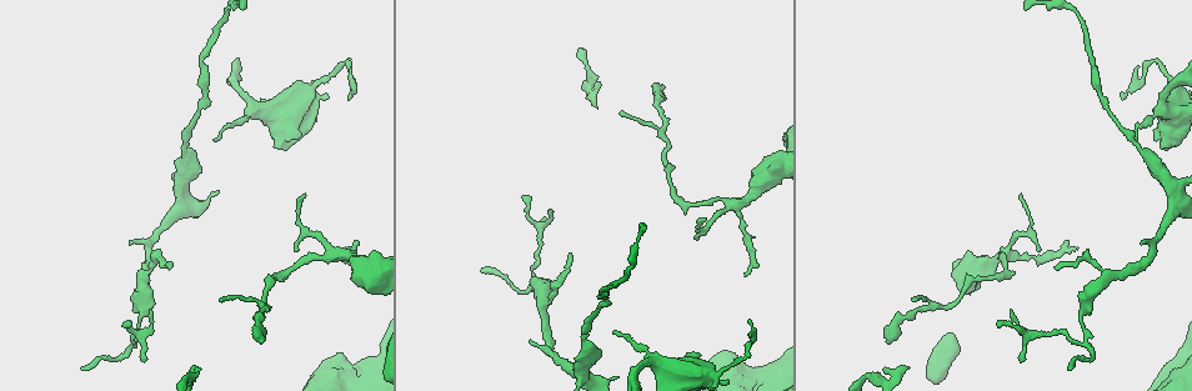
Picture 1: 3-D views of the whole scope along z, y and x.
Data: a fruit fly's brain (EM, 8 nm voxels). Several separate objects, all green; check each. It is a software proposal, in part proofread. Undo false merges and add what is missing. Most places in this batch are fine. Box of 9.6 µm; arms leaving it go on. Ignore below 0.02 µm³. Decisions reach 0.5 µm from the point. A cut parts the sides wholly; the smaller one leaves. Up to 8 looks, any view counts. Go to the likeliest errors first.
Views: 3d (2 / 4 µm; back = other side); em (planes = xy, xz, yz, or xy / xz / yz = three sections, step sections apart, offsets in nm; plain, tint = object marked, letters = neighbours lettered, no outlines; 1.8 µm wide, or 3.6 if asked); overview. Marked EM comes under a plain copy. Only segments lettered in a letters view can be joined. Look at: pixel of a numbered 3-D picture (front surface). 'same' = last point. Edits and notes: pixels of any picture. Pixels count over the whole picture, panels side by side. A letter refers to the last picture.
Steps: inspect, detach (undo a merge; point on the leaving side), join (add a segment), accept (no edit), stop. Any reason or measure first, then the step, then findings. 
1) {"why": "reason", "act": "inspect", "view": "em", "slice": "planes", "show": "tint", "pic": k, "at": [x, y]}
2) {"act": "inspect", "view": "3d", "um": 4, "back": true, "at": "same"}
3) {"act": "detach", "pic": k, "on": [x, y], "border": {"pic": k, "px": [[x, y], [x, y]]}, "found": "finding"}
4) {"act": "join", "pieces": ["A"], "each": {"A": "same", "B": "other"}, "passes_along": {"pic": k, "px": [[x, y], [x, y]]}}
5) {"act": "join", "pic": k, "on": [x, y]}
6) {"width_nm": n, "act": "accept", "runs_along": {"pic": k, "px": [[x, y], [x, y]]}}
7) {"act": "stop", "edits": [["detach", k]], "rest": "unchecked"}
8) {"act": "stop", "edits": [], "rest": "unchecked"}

{"why": "thin end", "act": "inspect", "view": "3d", "um": 2, "back": true, "pic": 1, "at": [661, 84]}

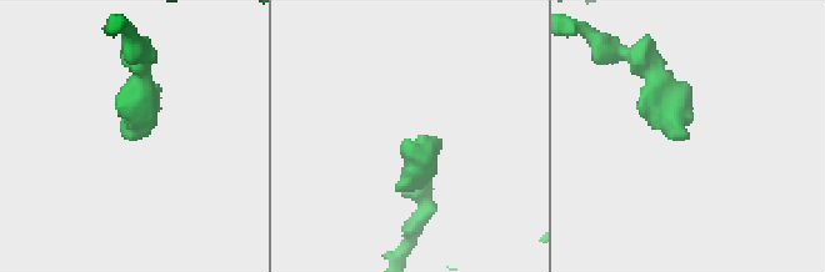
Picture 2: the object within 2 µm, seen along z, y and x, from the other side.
{"act": "inspect", "view": "em", "slice": "yz", "step": 8, "show": "letters", "pic": 2, "at": [122, 132]}

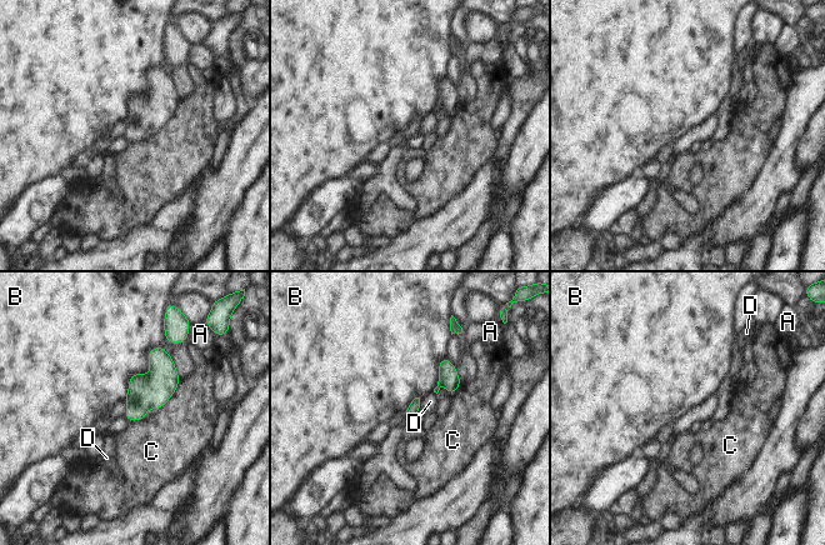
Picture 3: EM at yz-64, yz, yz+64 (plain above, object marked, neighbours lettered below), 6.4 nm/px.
{"act": "inspect", "view": "em", "slice": "planes", "show": "letters", "at": "same"}

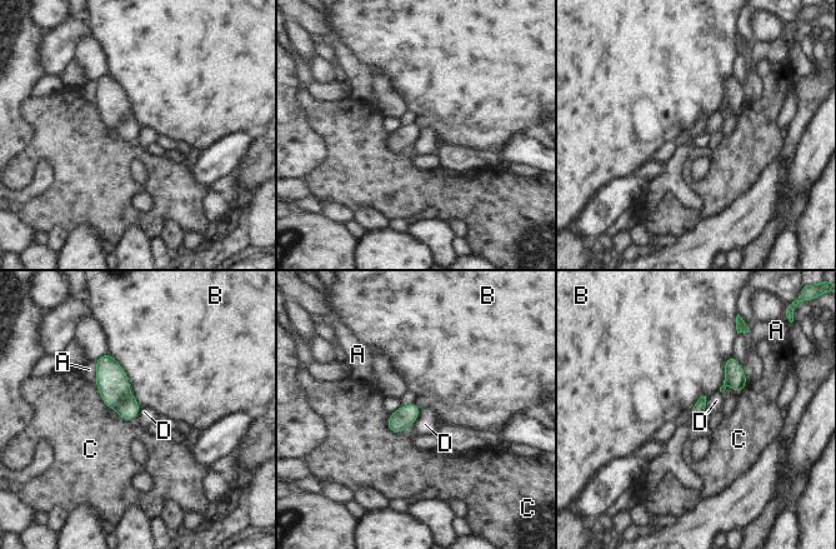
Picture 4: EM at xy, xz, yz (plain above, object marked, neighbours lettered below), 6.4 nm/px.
{"act": "accept", "each": {"A": "other", "B": "other", "C": "other", "D": "other"}, "border": {"pic": 4, "px": [[710, 395], [702, 414]]}, "found": "no lettered segment goes on from it"}

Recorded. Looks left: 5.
{"why": "tapers out", "act": "inspect", "view": "em", "slice": "planes", "show": "tint", "pic": 1, "at": [349, 100]}

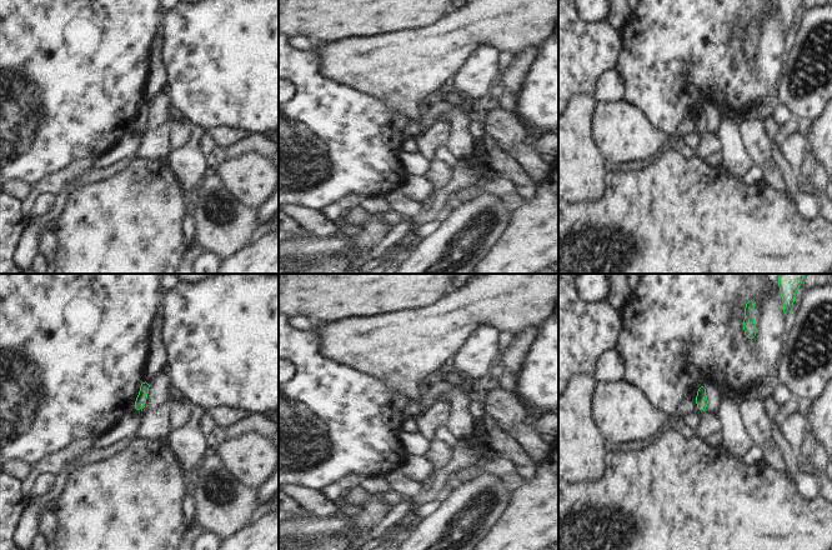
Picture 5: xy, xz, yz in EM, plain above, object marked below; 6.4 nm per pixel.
{"why": "see the neighbours", "act": "inspect", "view": "em", "slice": "planes", "show": "letters", "at": "same"}

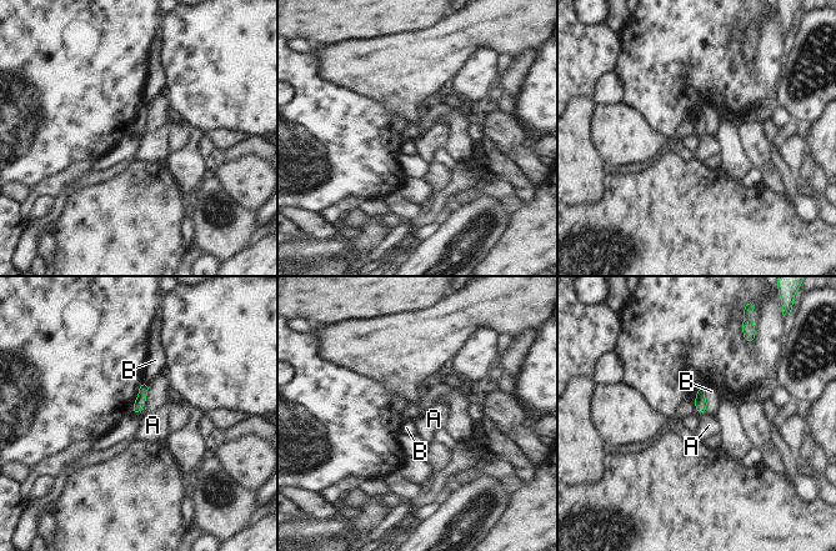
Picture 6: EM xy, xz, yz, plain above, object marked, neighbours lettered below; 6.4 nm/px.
{"act": "accept", "each": {"A": "other", "B": "other"}, "border": {"pic": 6, "px": [[706, 411], [699, 416]]}, "found": "no lettered segment goes on from it"}

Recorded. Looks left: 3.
{"why": "free end", "act": "inspect", "view": "3d", "um": 4, "pic": 1, "at": [612, 333]}

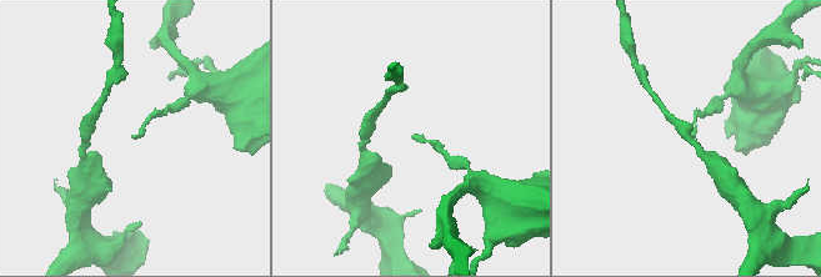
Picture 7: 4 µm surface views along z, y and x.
{"act": "inspect", "view": "em", "slice": "xz", "step": 4, "show": "tint", "pic": 7, "at": [412, 138]}

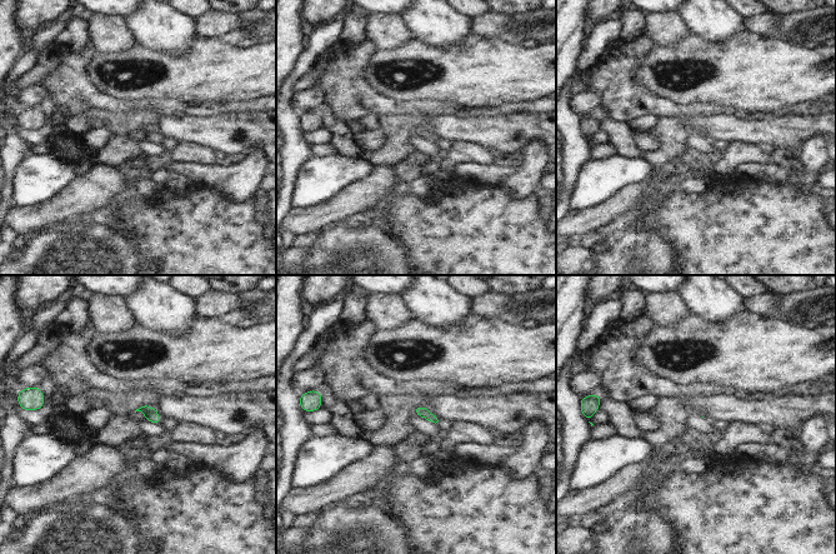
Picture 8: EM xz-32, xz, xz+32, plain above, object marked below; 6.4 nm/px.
{"why": "cut it another way", "act": "inspect", "view": "em", "slice": "planes", "show": "letters", "at": "same"}

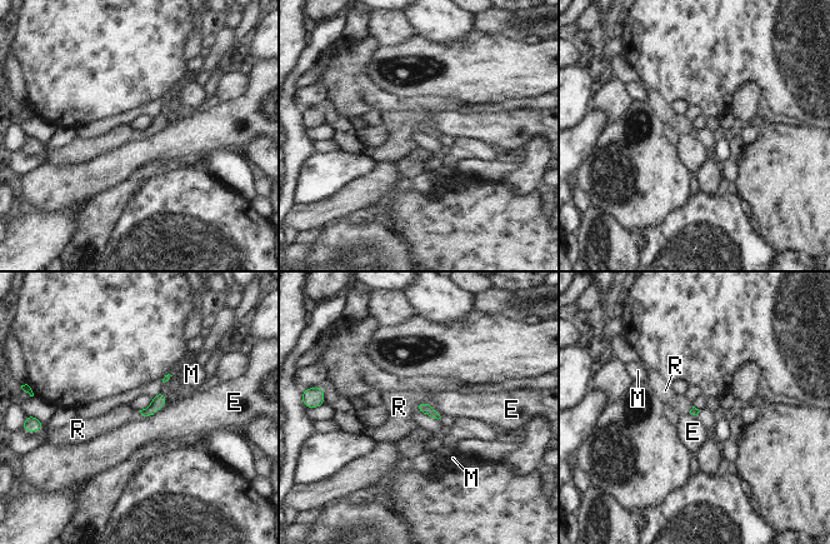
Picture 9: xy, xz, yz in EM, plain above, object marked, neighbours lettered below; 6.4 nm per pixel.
{"longest_contact_nm": ["E", 200], "act": "accept", "each": {"E": "other", "M": "other", "R": "other"}, "border": {"pic": 9, "px": [[168, 400], [153, 414], [143, 417]]}, "found": "none of them fits"}

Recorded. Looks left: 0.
{"act": "stop", "edits": [], "rest": "unchecked"}

